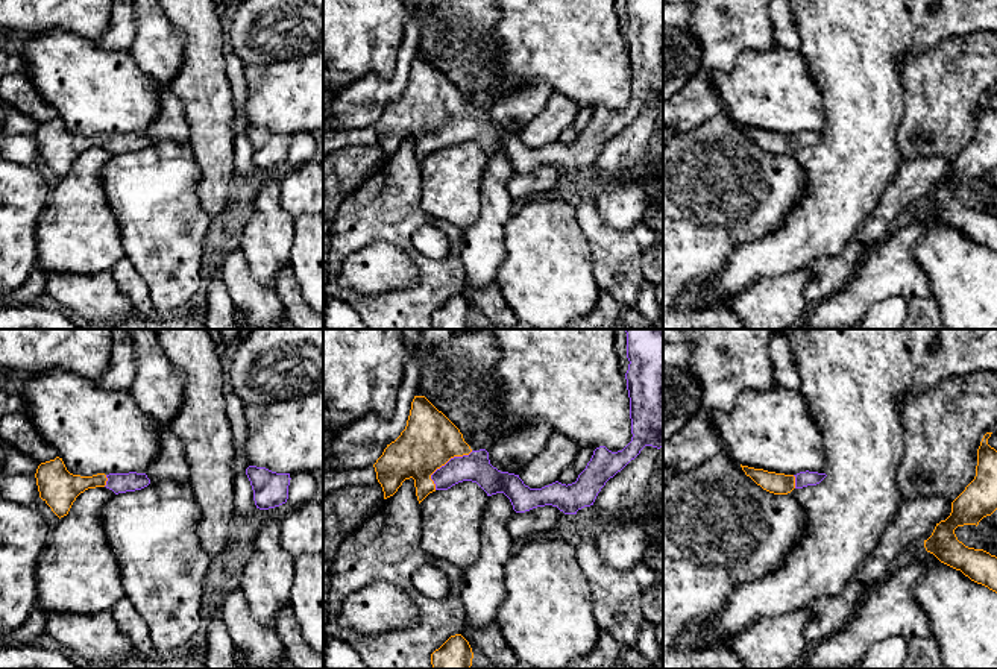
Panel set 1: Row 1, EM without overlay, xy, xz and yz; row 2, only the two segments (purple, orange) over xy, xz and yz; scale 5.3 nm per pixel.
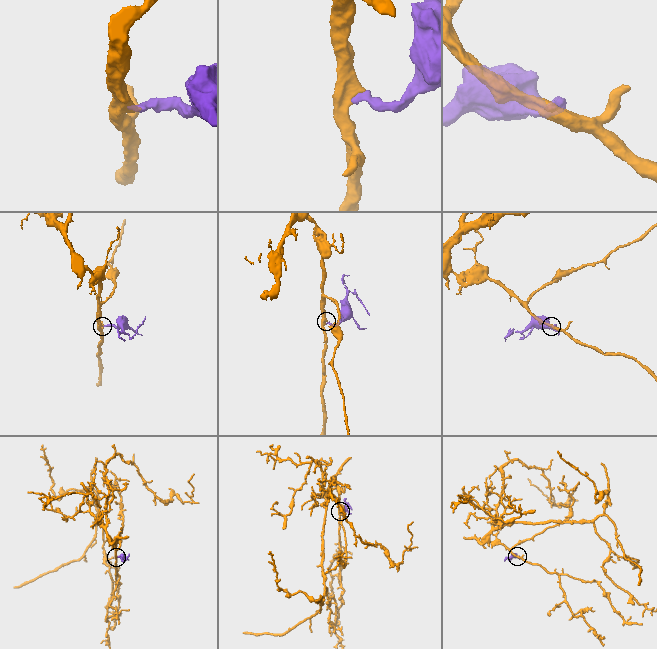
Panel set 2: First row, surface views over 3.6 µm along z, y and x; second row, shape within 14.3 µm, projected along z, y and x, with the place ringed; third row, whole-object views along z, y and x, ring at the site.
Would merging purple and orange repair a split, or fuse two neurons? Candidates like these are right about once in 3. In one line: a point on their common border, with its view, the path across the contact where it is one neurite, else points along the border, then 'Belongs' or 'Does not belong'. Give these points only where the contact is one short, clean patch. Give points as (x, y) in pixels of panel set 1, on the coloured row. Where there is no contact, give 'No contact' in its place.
Touches purple at xz (446, 463). Path across: xz (475, 467), (462, 463), (446, 463), (431, 448), (430, 440). Belongs

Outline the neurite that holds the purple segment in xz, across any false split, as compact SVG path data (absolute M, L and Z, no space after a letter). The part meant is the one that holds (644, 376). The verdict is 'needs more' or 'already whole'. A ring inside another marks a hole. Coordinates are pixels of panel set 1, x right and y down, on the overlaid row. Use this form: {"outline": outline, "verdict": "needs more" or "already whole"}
{"outline": "M663 329L625 332L633 437L622 451L599 446L575 482L530 488L519 475L493 467L486 449L472 451L460 429L425 396L414 396L405 429L373 464L384 499L413 478L419 504L436 490L472 481L487 496L504 493L516 513L552 505L565 514L577 514L593 505L605 482L645 446L663 448Z", "verdict": "needs more"}

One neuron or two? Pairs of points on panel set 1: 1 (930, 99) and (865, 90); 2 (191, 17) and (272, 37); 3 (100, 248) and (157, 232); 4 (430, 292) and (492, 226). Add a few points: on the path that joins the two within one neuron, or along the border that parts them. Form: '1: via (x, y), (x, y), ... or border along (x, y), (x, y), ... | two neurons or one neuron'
1: border along (905, 59), (900, 65), (905, 116), (897, 131) | two neurons
2: border along (225, 28), (228, 44) | two neurons
3: border along (111, 207), (125, 255) | two neurons
4: border along (463, 231), (462, 263), (466, 279) | two neurons

